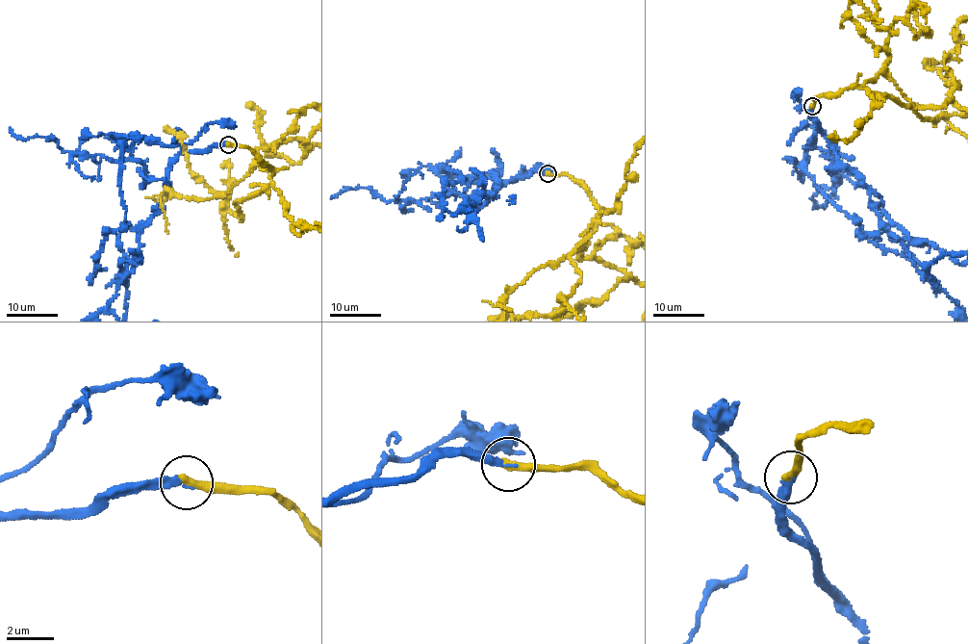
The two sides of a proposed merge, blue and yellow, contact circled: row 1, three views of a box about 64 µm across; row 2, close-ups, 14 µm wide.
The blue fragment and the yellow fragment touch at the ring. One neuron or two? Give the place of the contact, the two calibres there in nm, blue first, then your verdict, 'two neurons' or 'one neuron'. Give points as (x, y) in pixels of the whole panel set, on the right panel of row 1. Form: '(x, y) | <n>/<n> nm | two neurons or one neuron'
(812, 106) | 280/400 nm | two neurons

